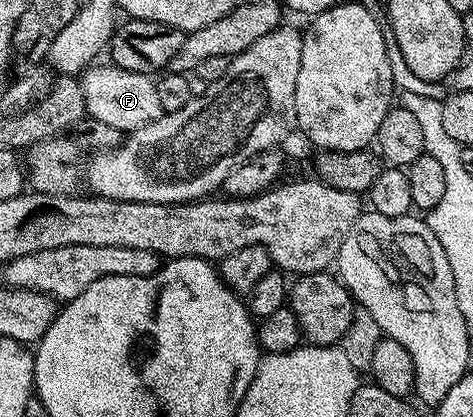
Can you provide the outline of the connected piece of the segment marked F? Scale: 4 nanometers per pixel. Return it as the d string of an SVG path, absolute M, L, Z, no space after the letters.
M91 65L81 75L83 96L90 118L95 118L107 127L116 127L117 130L123 131L122 133L130 133L163 116L161 101L157 98L155 79L152 76L123 71L114 65L106 66Z

